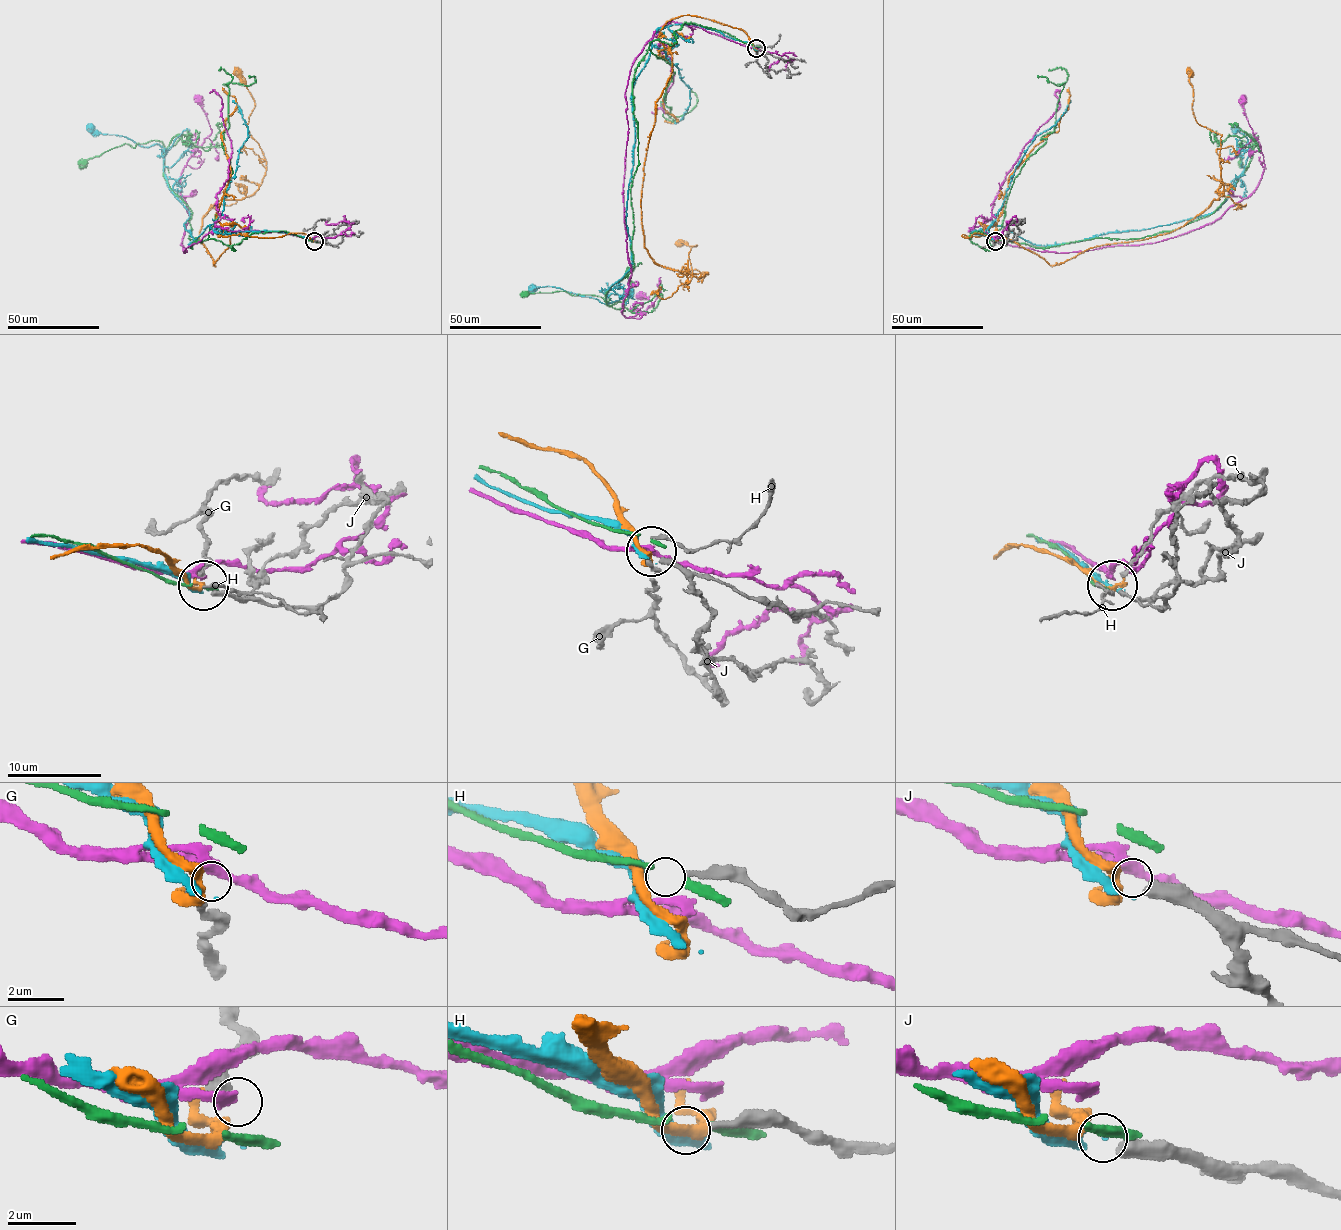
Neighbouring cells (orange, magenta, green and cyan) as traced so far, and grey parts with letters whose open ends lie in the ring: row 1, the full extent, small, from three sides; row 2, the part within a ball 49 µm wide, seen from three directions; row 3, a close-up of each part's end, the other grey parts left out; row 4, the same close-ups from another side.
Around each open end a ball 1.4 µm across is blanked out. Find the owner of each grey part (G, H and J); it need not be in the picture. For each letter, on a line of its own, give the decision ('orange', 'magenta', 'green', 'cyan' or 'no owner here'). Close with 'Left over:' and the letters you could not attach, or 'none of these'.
G: magenta
H: no owner here
J: orange
Left over: H

